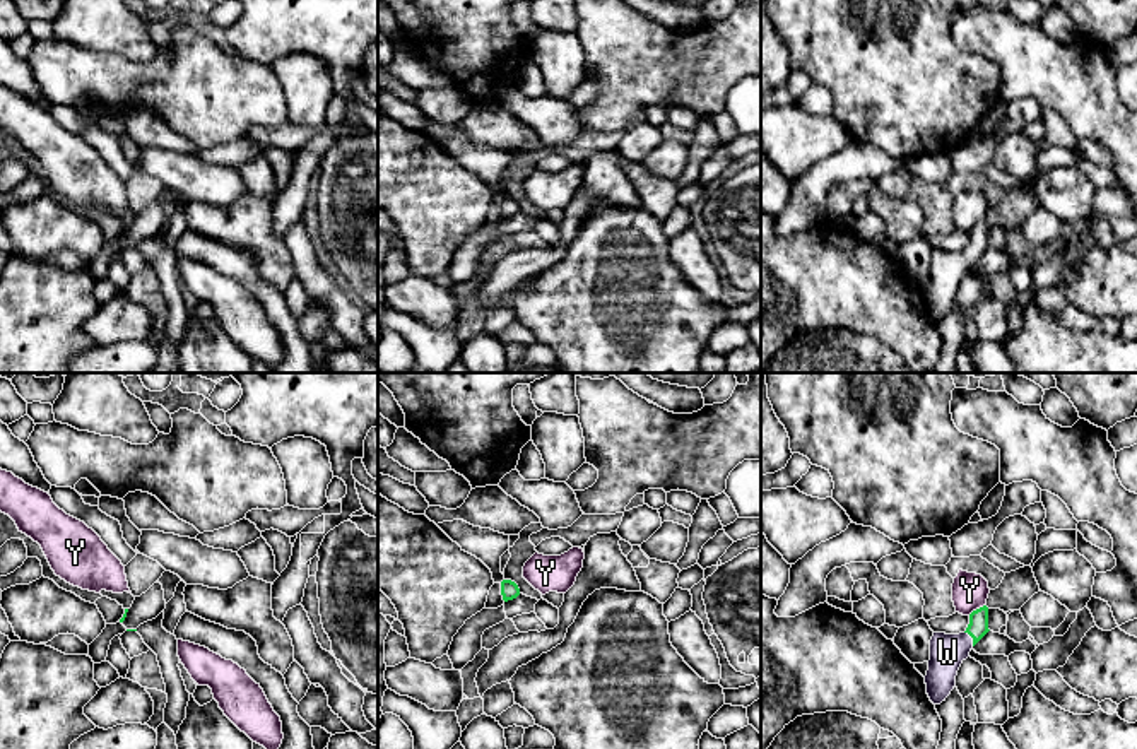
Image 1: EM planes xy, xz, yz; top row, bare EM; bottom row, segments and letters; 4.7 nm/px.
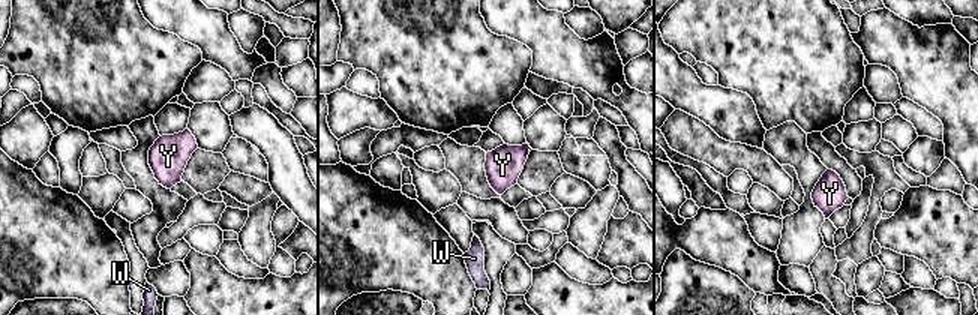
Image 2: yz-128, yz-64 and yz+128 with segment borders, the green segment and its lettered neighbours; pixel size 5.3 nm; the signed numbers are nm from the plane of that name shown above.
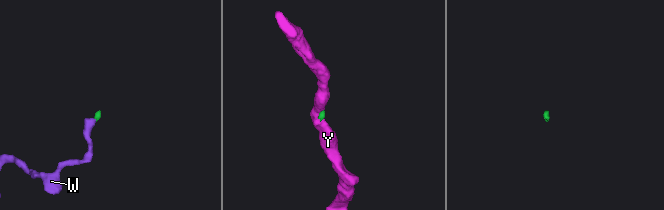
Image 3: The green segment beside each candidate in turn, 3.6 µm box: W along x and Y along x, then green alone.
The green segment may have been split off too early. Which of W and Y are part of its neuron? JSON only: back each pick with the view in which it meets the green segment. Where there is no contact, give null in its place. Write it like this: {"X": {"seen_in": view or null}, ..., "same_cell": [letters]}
{"W": {"seen_in": "yz"}, "same_cell": ["W"]}

